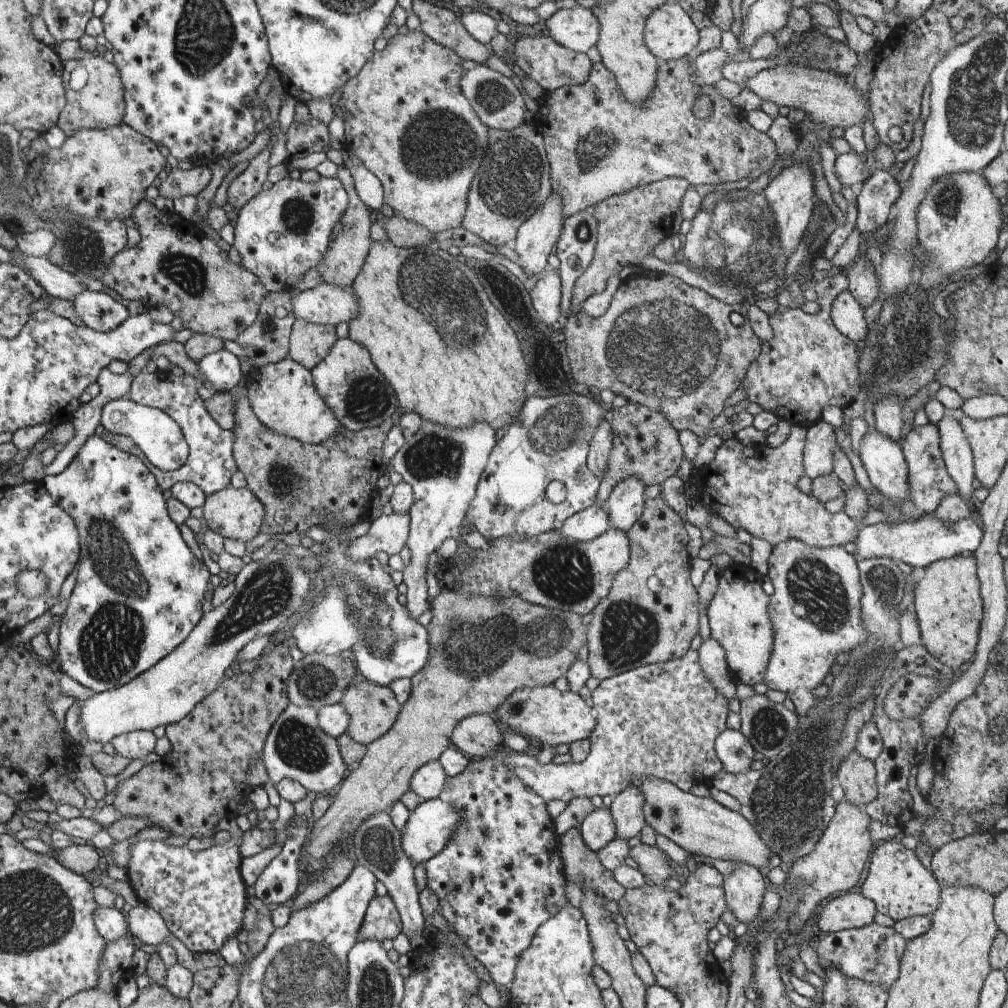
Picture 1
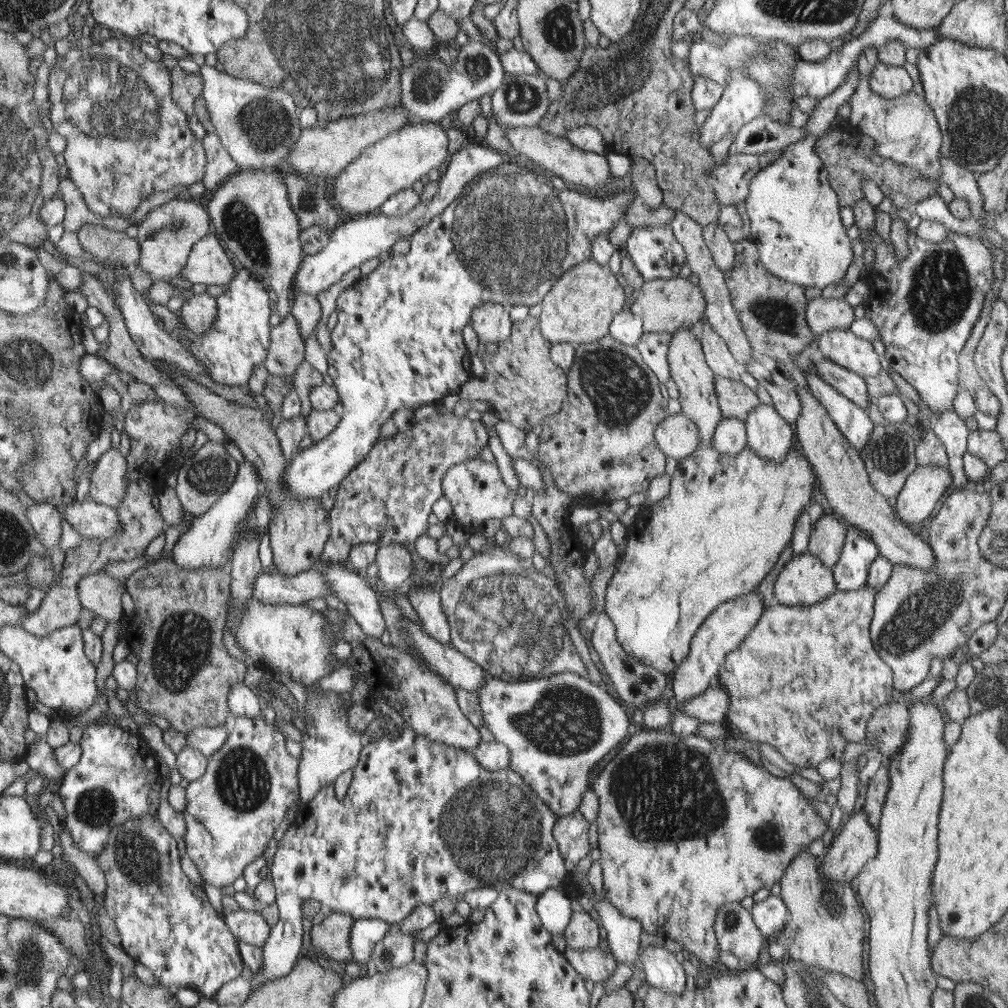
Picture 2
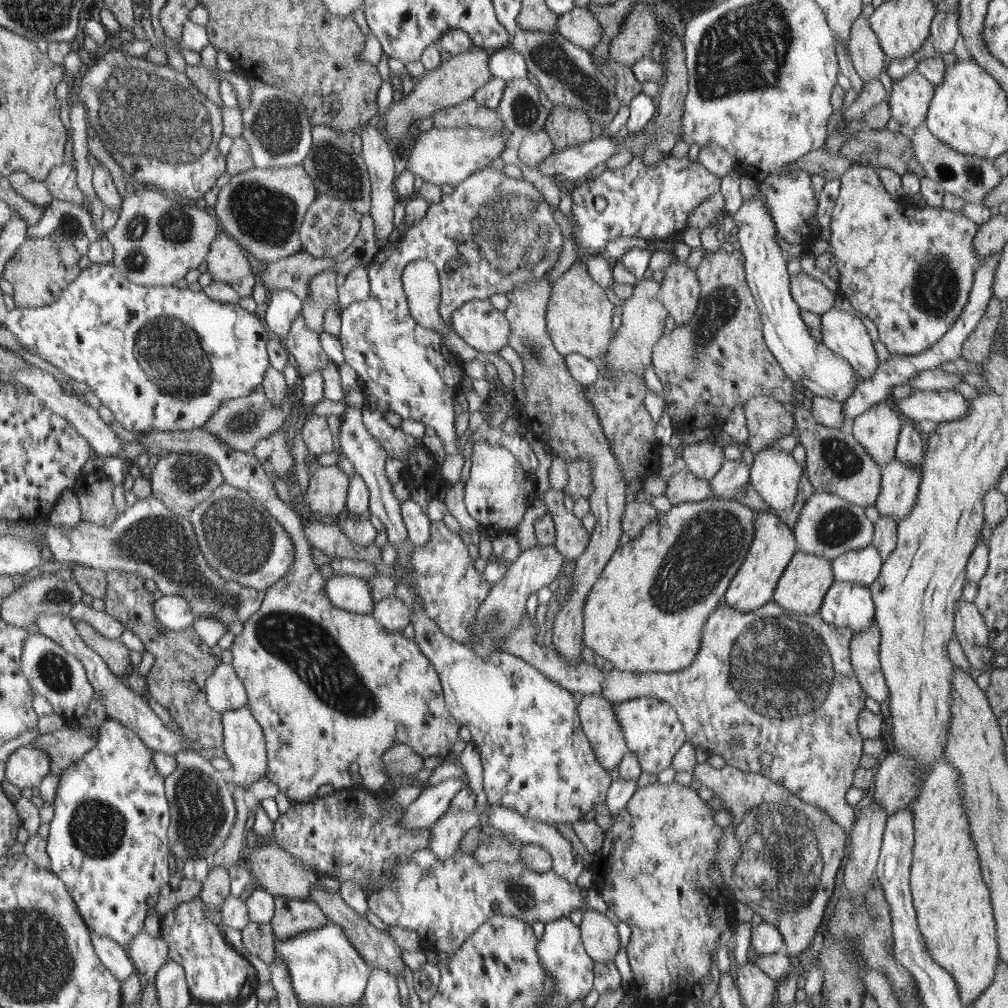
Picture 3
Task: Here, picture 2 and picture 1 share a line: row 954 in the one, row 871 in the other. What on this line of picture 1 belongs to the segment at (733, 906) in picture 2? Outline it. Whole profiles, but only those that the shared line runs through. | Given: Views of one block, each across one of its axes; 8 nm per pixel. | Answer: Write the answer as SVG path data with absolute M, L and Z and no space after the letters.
M736 862L737 867L732 875L724 876L725 899L729 901L729 909L738 922L745 922L749 926L755 925L754 918L760 912L760 906L764 903L766 882L762 874L756 870L756 867L746 863Z

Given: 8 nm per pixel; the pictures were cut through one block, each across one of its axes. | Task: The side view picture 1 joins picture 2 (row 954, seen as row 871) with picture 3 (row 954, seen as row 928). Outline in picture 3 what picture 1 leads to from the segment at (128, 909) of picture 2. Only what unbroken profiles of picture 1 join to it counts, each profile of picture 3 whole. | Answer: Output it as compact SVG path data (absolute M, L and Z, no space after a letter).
M200 896L178 904L162 916L161 924L160 937L168 944L169 958L185 969L185 979L195 1001L235 1005L256 993L259 980L253 964L228 944L217 925L206 920L205 902Z

